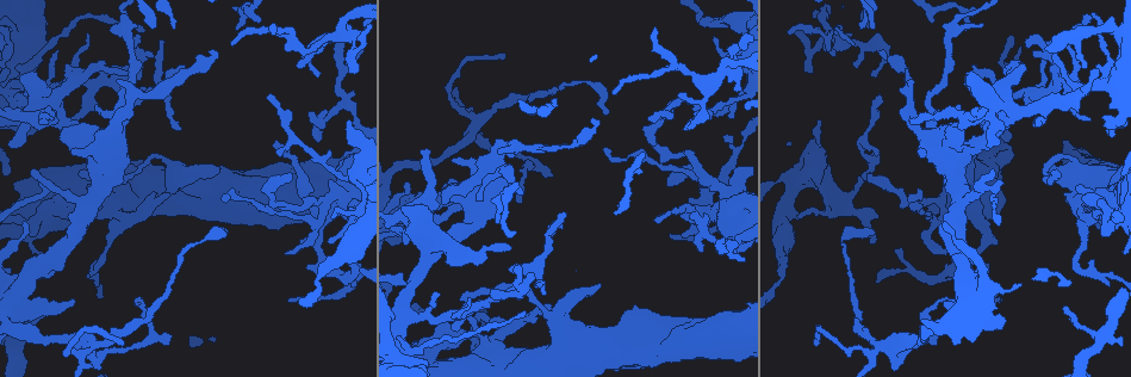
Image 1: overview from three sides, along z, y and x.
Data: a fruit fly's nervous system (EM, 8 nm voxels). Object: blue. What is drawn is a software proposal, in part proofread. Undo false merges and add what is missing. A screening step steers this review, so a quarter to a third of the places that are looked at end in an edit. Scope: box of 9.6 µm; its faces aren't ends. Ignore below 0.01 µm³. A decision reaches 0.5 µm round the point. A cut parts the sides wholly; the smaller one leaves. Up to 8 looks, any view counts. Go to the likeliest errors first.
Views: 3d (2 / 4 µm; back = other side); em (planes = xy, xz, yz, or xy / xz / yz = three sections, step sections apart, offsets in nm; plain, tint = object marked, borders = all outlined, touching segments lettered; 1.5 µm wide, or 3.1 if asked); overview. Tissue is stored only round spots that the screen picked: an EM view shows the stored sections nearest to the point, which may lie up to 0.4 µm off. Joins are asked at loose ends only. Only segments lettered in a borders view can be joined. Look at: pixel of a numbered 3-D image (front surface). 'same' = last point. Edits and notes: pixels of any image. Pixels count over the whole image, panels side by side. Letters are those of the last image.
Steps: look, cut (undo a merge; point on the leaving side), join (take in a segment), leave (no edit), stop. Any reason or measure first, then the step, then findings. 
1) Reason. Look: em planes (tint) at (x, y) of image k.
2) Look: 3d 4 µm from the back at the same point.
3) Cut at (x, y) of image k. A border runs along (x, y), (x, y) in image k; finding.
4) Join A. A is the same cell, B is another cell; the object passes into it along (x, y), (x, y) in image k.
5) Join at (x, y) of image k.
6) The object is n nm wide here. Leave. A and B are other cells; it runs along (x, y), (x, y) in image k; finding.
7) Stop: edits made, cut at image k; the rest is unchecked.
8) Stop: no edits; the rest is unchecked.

Touches itself. Look: 3d 2 µm at (468, 339) of image 1.

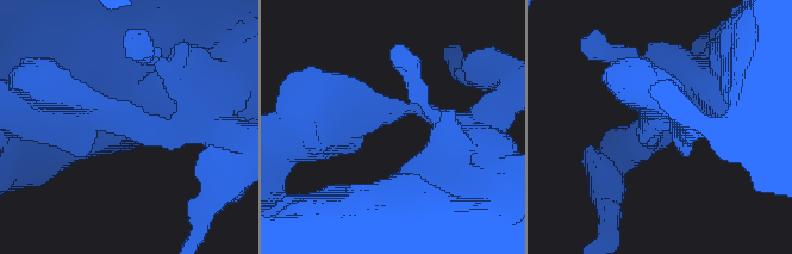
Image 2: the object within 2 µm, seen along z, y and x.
Look: em planes (tint) at (132, 115) of image 2.

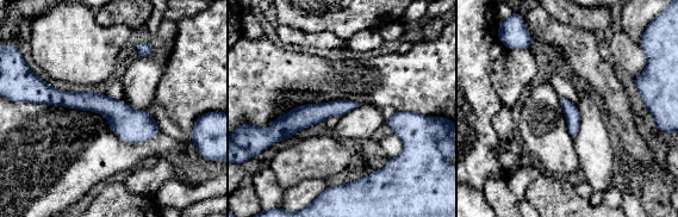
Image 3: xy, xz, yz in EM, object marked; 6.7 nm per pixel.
Look: em planes (borders) at the same point.

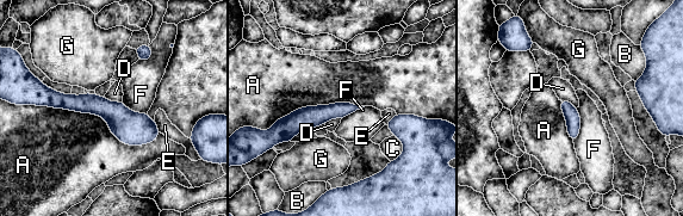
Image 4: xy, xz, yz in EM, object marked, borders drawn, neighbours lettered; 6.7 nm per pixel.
Leave. A, B, C, D, E, F and G are other cells; a border runs along (105, 96), (109, 100), (122, 102) in image 4; all the same neuron.

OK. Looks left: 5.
Calibre changes. Look: 3d 4 µm at (734, 232) of image 1.

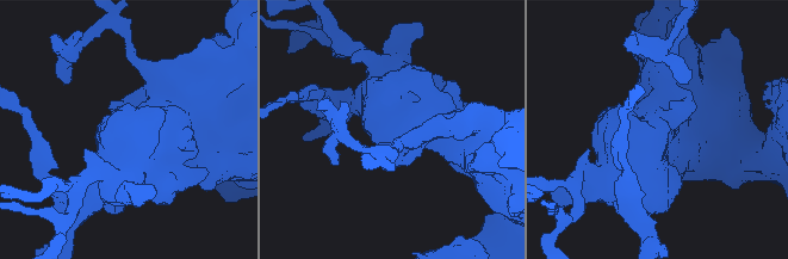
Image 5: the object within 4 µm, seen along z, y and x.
Need the tissue. Look: em planes (tint) at (661, 120) of image 5.

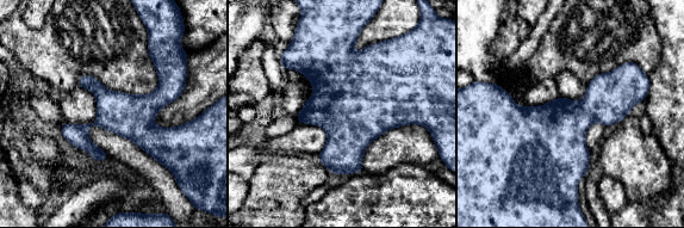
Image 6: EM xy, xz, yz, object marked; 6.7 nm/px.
See the neighbours. Look: em planes (borders) at the same point.

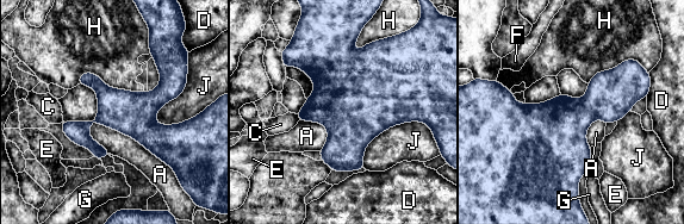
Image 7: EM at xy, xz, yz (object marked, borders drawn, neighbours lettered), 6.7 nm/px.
Leave. A, C, D, E, F, G, H and J are other cells; one neuron here.

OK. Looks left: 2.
Free end. Look: em xz step 8 (tint) at (1013, 36) of image 1.

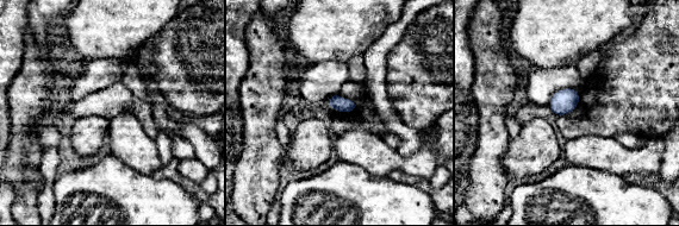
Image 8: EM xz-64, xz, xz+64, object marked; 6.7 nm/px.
Look: em planes (borders) at the same point.

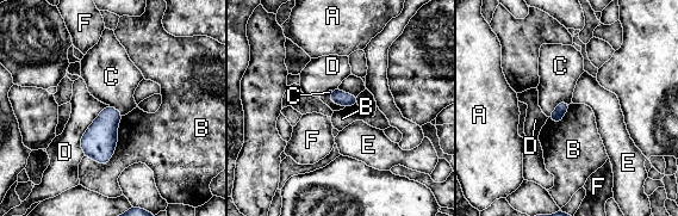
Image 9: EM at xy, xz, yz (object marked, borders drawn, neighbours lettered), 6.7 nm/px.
Leave. A, B, C, D, E and F are other cells; a border runs along (330, 91), (330, 99), (344, 106) in image 9; no lettered segment goes on from it.

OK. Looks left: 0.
Stop: no edits; the rest is unchecked.

